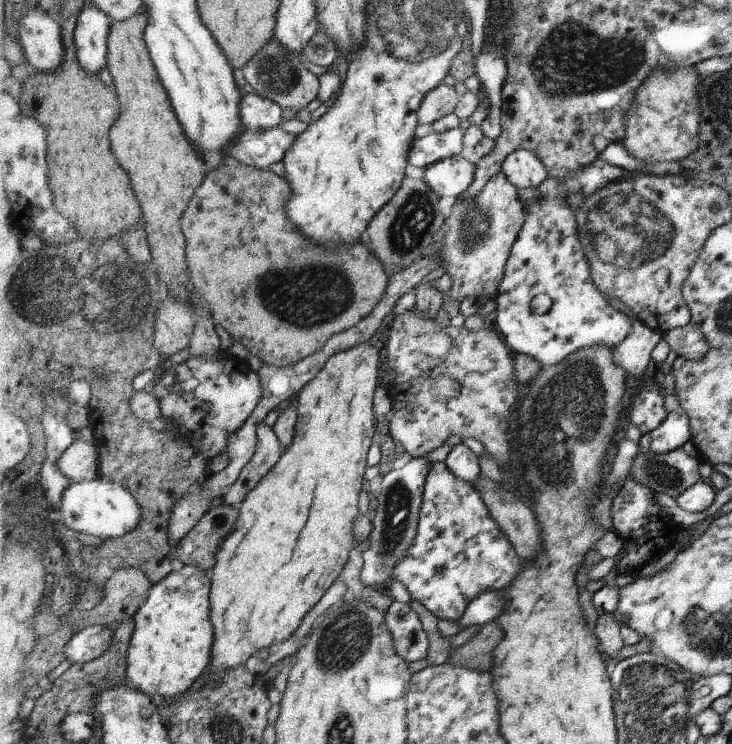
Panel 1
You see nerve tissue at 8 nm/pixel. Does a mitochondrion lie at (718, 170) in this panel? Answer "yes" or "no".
no

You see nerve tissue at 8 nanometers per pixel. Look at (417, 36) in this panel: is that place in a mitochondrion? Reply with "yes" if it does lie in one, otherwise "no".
yes

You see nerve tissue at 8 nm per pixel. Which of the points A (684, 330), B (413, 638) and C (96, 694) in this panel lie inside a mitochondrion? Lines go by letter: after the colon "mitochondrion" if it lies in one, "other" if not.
A: other
B: other
C: other

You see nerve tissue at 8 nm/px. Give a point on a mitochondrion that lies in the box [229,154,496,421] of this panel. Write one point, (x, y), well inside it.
(317, 293)

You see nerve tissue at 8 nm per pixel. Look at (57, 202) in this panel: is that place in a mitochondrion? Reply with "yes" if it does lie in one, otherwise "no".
no

